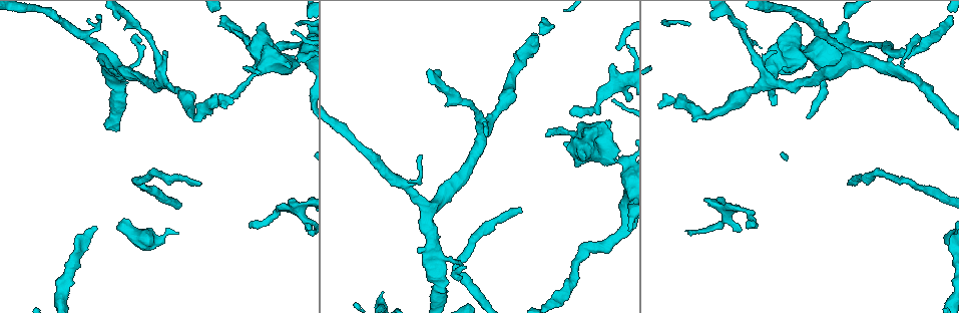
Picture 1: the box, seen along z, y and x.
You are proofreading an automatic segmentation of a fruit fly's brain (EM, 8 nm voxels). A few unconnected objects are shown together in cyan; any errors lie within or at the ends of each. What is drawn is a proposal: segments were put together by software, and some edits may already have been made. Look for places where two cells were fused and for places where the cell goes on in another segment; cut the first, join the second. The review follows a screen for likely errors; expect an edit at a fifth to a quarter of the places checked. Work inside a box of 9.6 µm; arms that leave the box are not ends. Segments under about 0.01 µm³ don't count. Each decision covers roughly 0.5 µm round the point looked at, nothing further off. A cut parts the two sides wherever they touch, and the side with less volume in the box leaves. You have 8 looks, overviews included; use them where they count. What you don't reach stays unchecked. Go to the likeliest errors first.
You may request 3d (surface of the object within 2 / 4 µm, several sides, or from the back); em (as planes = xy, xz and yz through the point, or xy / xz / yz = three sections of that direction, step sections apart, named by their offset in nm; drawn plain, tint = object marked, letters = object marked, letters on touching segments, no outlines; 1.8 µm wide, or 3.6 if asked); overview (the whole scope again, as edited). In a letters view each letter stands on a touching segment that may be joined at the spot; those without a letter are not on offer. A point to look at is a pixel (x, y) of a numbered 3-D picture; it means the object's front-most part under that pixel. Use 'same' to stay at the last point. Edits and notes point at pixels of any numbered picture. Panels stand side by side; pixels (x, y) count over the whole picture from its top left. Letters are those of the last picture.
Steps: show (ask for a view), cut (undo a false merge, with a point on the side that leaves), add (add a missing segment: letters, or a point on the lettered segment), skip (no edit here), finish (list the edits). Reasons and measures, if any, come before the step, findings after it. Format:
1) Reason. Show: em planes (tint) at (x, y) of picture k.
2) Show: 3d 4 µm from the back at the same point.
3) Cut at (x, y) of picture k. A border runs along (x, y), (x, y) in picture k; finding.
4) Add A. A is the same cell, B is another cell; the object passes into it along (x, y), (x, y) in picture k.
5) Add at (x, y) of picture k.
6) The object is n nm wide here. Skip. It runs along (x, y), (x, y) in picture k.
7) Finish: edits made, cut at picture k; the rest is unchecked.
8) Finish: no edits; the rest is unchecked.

Long arm stops here. Show: em yz step 4 (letters) at (521, 209) of picture 1.

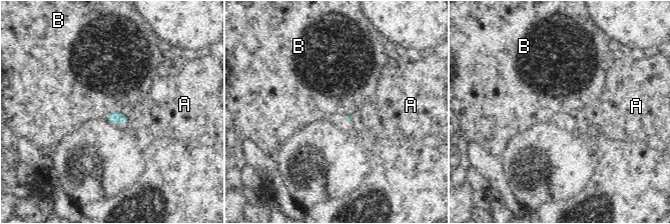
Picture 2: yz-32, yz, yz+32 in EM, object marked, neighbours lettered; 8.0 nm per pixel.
Show: em xy step 8 (letters) at the same point.

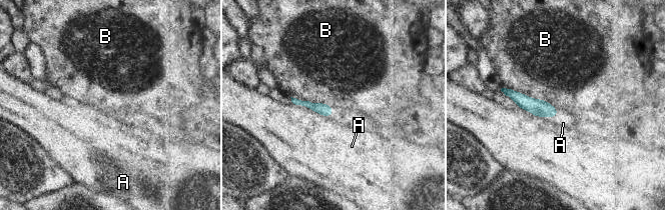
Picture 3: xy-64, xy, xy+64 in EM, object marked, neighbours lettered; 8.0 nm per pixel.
Skip. A and B are other cells; a border runs along (503, 87), (547, 101) in picture 3; none of them fits.

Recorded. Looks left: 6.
Show: 3d 2 µm at (775, 51) of picture 1.

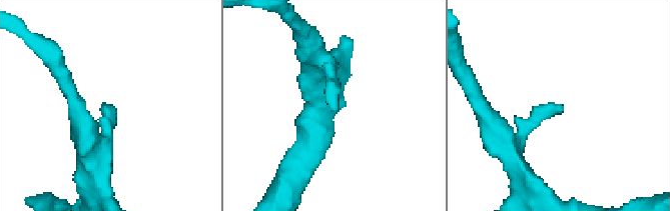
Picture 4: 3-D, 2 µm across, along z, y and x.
Show: em planes (tint) at (560, 106) of picture 4.

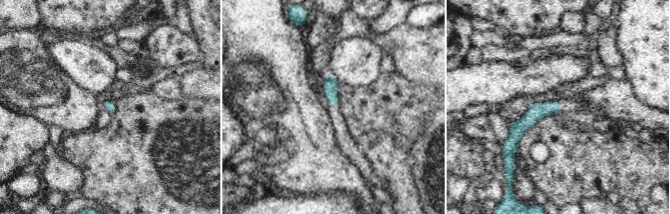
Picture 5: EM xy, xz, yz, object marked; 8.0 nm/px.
Show: em planes (letters) at the same point.

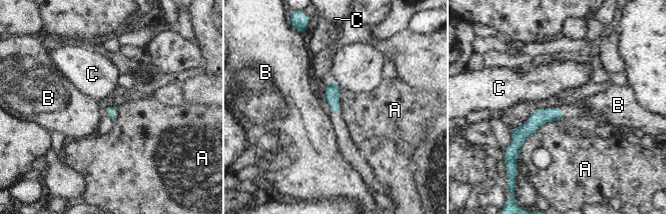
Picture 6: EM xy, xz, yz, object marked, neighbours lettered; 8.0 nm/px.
Skip. A, B and C are other cells; it runs along (561, 111), (541, 116), (514, 148) in picture 6; no lettered segment goes on from it.

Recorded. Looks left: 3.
An open end. Show: em xy step 16 (letters) at (419, 252) of picture 1.

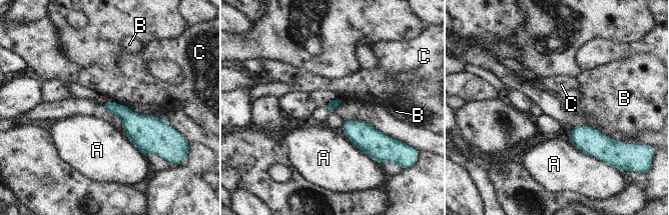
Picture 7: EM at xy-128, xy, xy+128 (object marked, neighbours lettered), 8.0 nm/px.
The longest contact is with A, 240 nm. Skip. A, B and C are other cells; a border runs along (108, 99), (129, 106) in picture 7; none of them fits.

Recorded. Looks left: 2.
Finish: no edits; the rest is unchecked.

